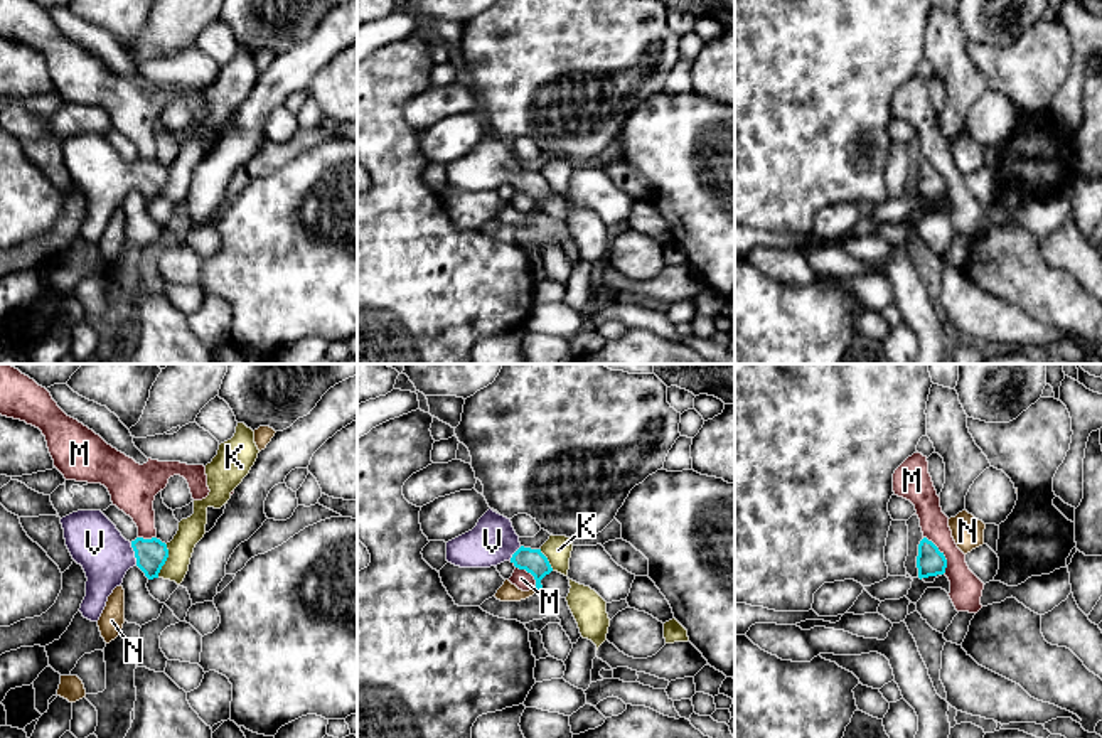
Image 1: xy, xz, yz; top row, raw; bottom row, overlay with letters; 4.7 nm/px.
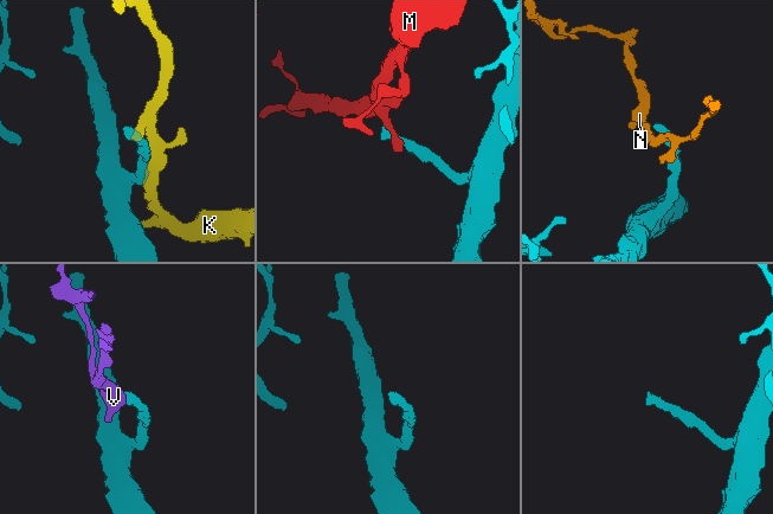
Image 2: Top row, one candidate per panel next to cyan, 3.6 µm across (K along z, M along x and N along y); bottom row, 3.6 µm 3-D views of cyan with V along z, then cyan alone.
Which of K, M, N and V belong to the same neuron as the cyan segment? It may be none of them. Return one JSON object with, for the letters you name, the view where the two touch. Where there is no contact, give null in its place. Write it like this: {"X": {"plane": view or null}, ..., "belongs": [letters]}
{"V": {"plane": "xy"}, "belongs": ["V"]}

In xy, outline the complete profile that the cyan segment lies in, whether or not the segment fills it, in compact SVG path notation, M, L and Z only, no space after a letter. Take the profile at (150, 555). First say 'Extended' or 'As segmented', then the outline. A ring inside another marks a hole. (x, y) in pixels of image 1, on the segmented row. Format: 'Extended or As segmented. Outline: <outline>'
Extended. Outline: M78 511L61 519L66 546L72 559L86 573L86 596L79 612L84 618L98 622L108 596L123 583L126 571L138 566L148 580L158 578L162 566L169 558L167 544L157 537L126 541L116 526L101 511Z

